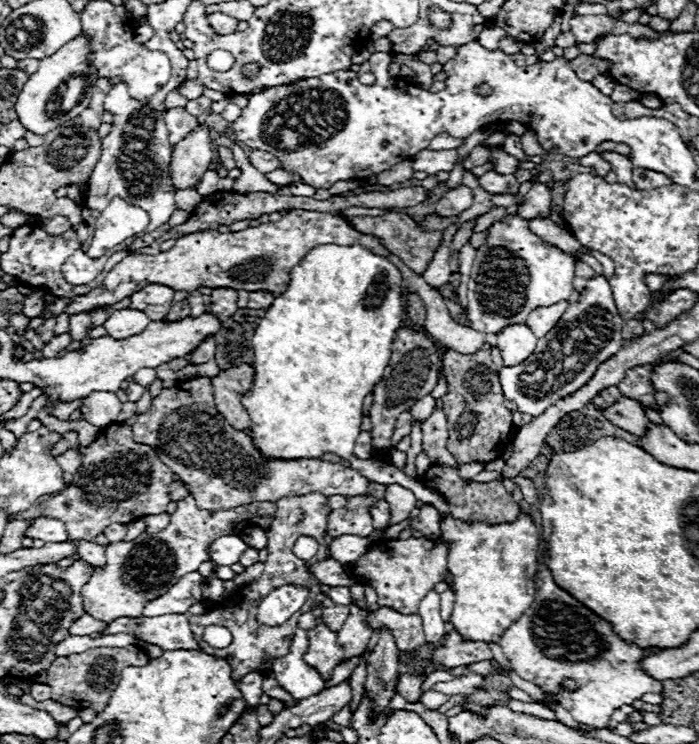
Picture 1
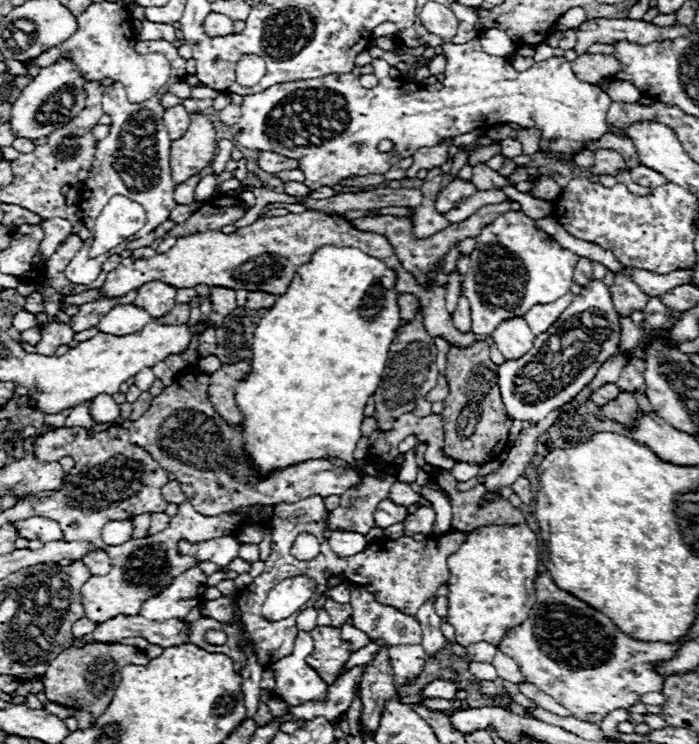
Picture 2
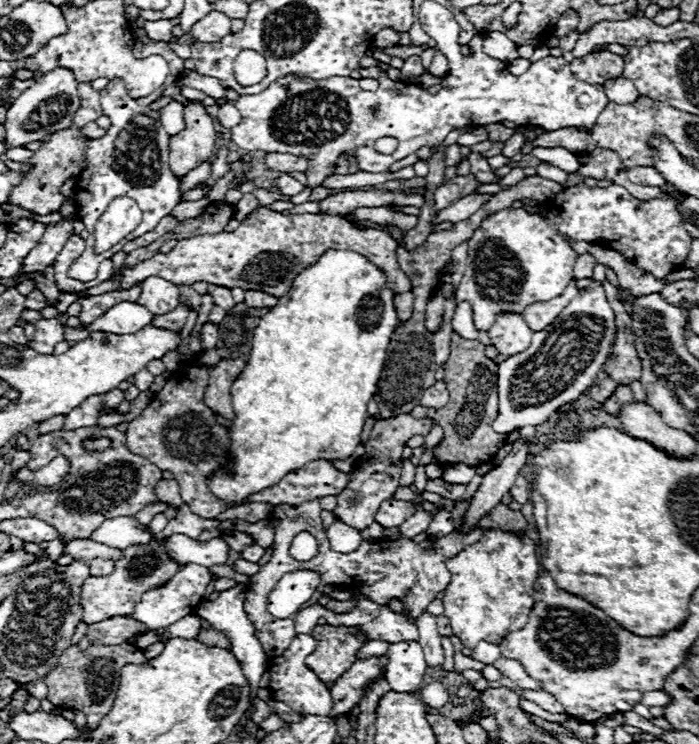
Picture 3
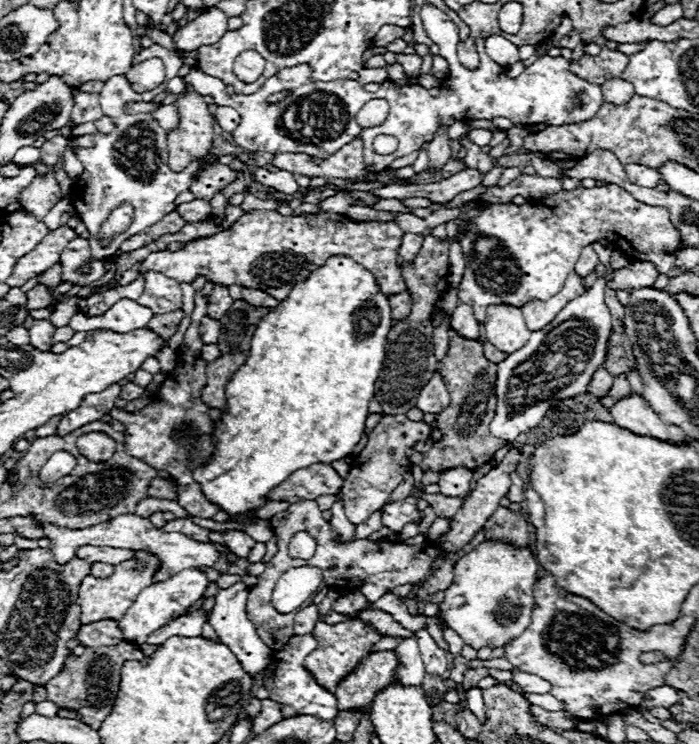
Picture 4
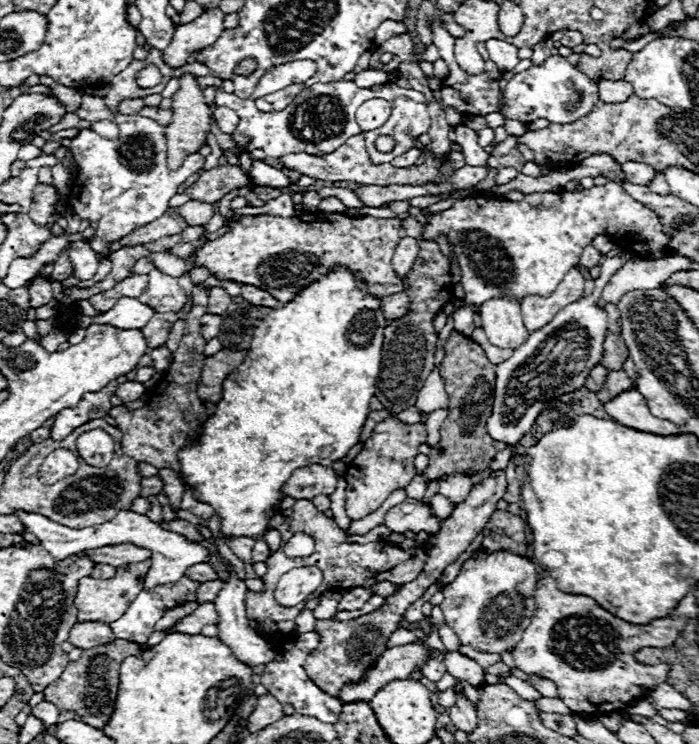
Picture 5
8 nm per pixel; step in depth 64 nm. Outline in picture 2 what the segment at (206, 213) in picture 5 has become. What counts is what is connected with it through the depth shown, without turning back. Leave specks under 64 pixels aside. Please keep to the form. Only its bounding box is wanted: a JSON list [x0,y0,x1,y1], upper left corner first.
[170,202,204,224]

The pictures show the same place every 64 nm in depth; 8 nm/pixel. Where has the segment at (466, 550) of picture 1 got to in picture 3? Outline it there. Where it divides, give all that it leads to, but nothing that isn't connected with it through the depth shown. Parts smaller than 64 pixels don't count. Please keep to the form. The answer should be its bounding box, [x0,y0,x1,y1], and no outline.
[444,532,540,648]

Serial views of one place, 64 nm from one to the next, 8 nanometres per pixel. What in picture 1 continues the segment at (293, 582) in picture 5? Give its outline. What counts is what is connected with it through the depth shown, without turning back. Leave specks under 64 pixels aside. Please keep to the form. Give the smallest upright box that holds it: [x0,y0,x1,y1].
[258,584,308,624]

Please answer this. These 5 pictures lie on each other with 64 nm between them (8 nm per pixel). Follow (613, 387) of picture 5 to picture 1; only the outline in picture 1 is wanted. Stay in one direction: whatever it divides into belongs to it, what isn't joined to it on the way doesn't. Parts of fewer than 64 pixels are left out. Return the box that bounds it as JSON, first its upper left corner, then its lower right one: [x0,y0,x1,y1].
[604,396,648,436]

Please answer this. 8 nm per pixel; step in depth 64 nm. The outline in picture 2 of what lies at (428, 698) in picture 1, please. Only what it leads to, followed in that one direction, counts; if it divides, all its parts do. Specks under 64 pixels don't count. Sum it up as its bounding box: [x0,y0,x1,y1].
[421,698,461,711]

